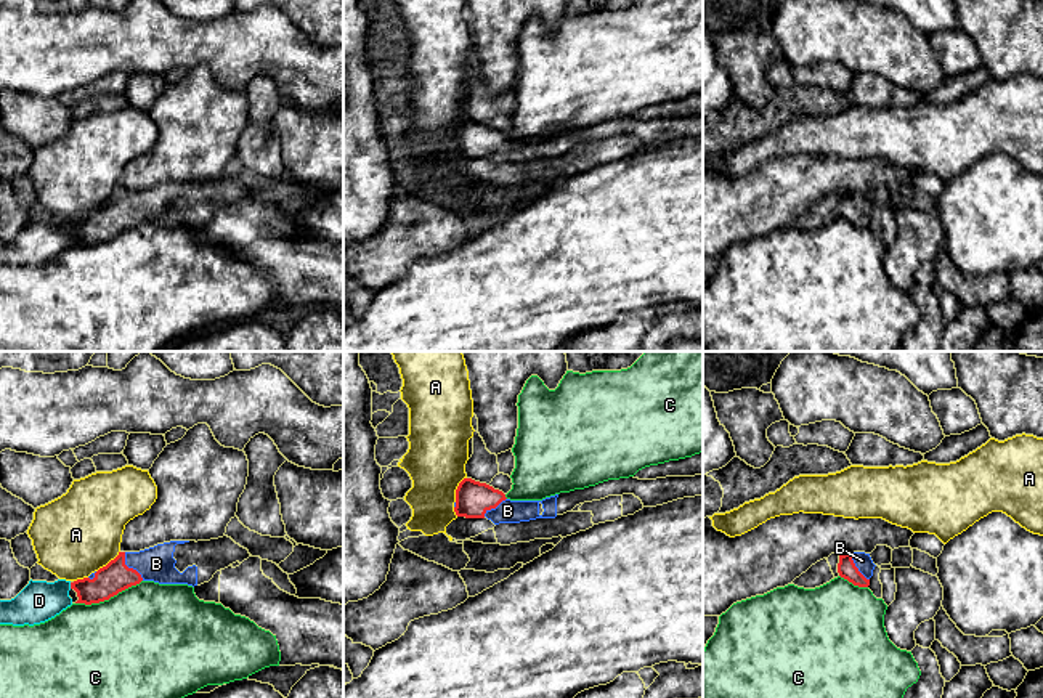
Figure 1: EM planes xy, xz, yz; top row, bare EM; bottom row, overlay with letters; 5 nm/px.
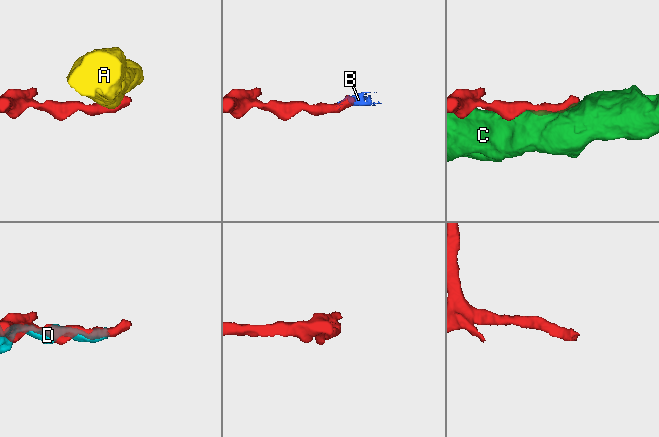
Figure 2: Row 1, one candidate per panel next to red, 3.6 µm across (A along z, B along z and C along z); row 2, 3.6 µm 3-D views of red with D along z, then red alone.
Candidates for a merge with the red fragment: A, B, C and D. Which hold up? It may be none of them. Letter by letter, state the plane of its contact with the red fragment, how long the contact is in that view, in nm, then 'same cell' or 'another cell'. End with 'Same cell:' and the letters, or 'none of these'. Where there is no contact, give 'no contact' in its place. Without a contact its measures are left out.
A: xz | 140 nm | another cell
B: xy | 170 nm | same cell
C: xy | 360 nm | another cell
D: xy | 30 nm | another cell
Same cell: B

